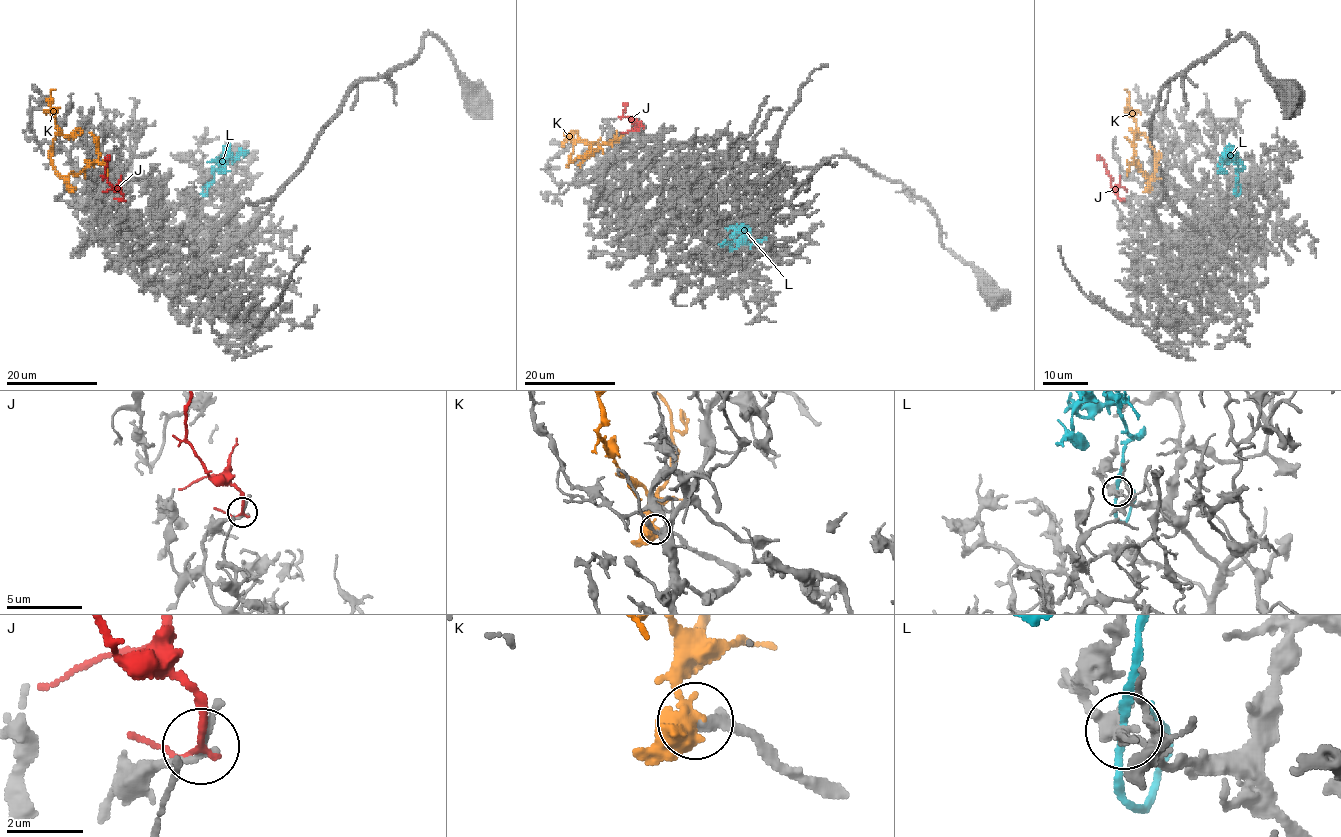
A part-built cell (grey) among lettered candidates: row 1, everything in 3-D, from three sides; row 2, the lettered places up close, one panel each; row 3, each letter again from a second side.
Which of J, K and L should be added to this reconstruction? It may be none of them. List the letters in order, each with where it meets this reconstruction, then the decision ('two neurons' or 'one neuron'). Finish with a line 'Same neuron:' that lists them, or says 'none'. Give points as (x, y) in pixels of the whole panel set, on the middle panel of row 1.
J: contact (640, 125); two neurons
K: contact (587, 156); one neuron
L: contact (727, 241); two neurons
Same neuron: K

